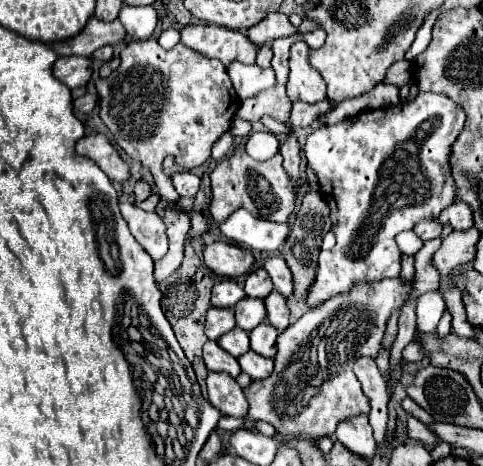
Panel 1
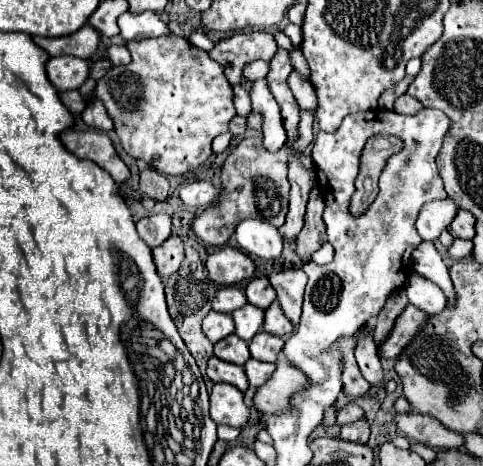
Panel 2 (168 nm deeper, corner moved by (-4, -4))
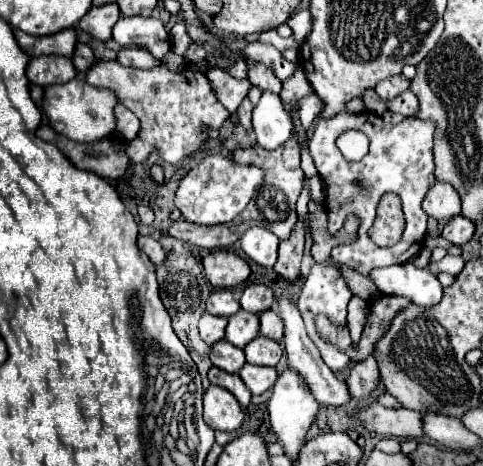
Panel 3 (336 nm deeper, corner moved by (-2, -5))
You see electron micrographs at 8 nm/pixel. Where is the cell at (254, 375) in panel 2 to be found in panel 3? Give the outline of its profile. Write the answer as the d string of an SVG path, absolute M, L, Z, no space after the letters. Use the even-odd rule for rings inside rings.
M246 363L238 375L246 383L246 387L252 391L252 395L262 395L266 389L270 389L276 383L276 377L278 377L274 367L258 367L250 363Z

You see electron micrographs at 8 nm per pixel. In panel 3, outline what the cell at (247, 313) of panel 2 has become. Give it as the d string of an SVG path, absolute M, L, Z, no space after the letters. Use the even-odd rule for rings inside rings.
M240 309L232 317L228 317L226 339L236 347L244 347L246 343L250 343L254 337L258 337L258 331L260 331L260 321L256 313Z

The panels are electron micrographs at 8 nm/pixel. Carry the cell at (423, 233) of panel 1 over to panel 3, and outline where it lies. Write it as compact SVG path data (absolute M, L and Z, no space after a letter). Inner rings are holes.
M436 181L436 185L430 189L426 199L422 201L422 209L428 217L442 223L460 213L460 197L452 185Z

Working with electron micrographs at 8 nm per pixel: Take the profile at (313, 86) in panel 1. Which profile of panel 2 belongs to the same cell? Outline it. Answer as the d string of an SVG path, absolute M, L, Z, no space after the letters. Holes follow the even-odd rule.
M300 48L292 50L290 56L292 56L292 66L294 66L300 74L304 74L304 76L308 78L308 76L310 76L310 72L308 72L308 64L306 64L306 60L304 60L304 56L302 56L302 52L300 52Z

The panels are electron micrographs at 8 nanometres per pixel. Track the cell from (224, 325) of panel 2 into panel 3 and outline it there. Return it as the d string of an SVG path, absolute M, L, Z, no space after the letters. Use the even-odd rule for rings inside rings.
M204 313L204 317L200 319L200 337L208 345L214 345L216 341L224 339L226 325L228 325L228 319L226 317L214 317L210 313Z

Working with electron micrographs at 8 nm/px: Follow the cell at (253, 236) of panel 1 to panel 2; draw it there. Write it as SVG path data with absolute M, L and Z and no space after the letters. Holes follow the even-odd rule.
M244 220L236 228L236 242L252 256L276 260L282 252L282 236L278 228L264 220Z

